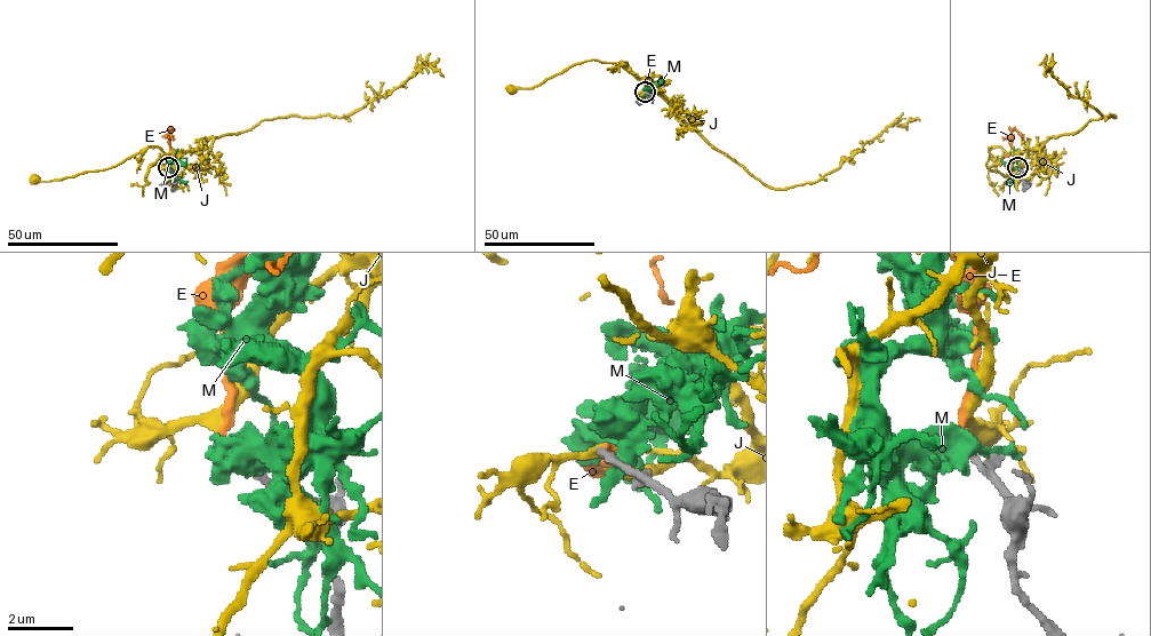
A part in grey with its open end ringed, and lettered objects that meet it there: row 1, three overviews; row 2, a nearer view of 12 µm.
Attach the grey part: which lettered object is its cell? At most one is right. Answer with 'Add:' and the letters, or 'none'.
Add: J

